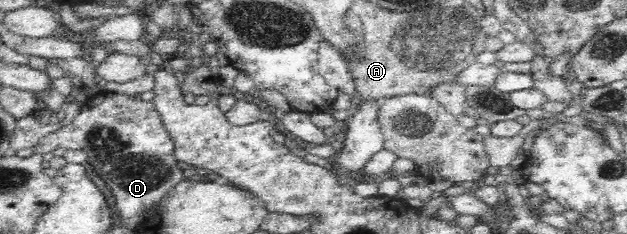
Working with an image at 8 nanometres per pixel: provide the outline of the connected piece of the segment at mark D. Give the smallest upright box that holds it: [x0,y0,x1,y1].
[33,92,185,218]

